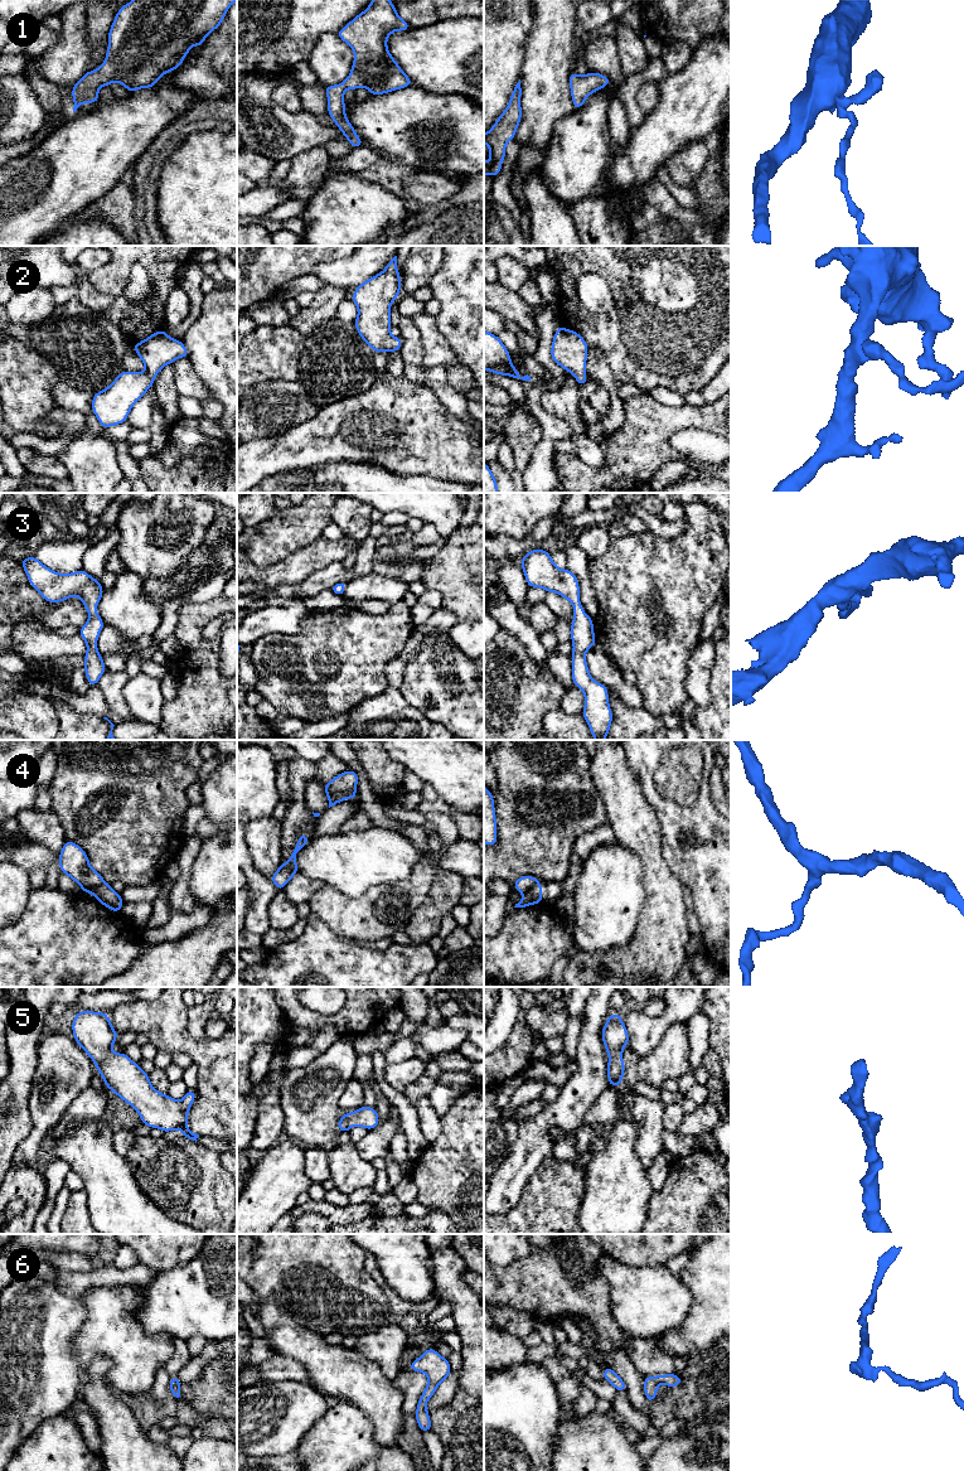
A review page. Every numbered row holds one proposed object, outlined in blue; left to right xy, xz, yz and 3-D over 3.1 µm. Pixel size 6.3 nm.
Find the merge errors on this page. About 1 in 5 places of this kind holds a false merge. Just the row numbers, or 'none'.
4

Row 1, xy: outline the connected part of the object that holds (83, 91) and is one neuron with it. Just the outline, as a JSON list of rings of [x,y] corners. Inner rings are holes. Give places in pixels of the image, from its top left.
[[[132,0],[121,6],[108,32],[108,48],[105,62],[95,71],[88,71],[72,86],[73,112],[82,103],[98,102],[98,91],[112,82],[121,83],[130,93],[140,88],[151,88],[165,74],[179,68],[193,45],[202,47],[207,35],[224,20],[227,10],[237,0]]]

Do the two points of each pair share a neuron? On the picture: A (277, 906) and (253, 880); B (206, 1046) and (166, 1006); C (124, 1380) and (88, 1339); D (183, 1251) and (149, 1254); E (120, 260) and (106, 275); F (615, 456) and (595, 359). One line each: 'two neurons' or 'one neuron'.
A: two neurons
B: one neuron
C: one neuron
D: one neuron
E: one neuron
F: two neurons

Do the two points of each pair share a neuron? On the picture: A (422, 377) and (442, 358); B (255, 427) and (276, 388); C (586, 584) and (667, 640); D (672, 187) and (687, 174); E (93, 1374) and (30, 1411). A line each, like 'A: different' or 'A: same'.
A: different
B: same
C: different
D: different
E: different

